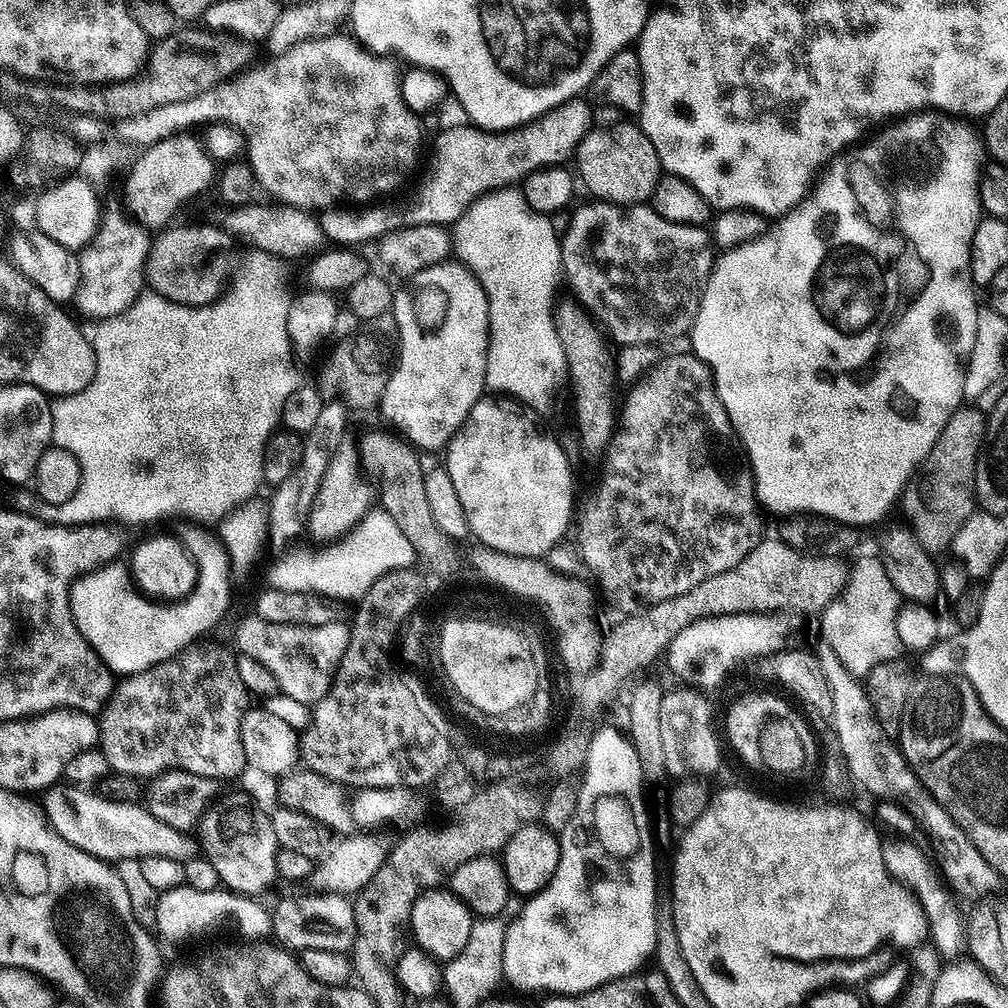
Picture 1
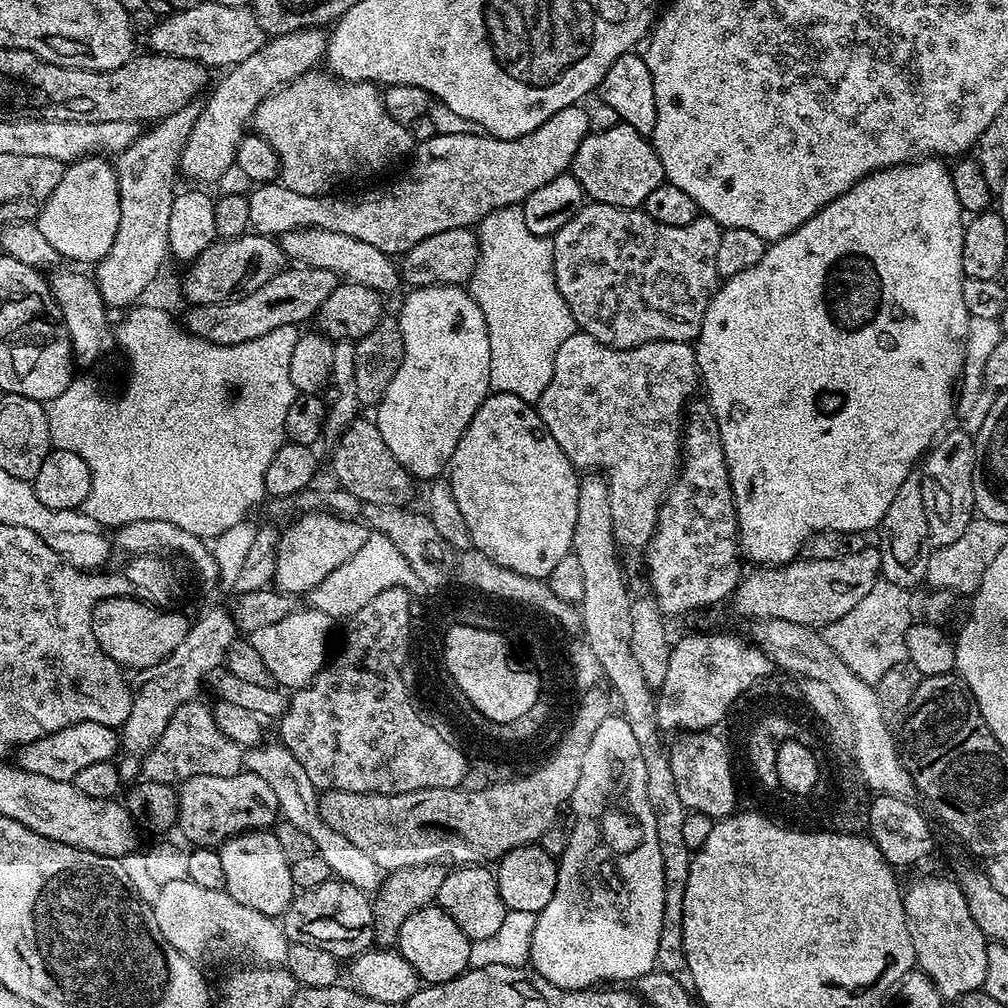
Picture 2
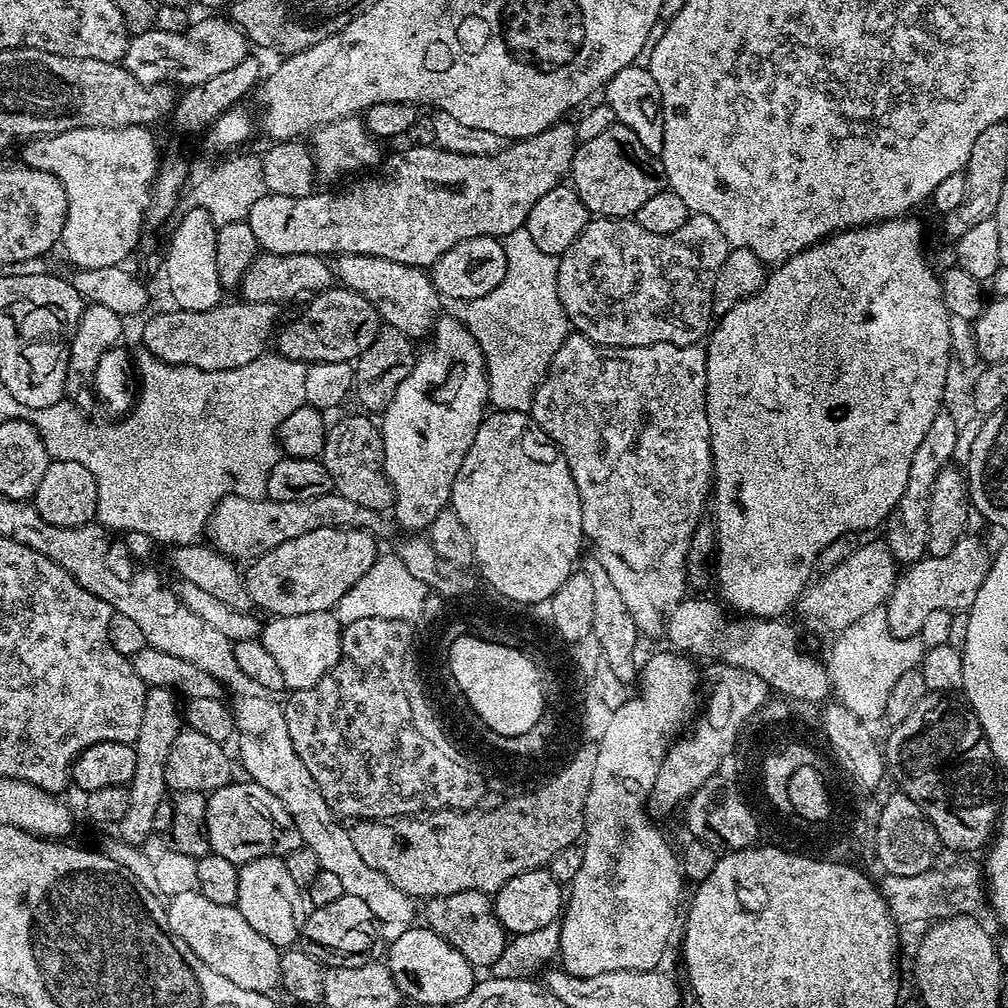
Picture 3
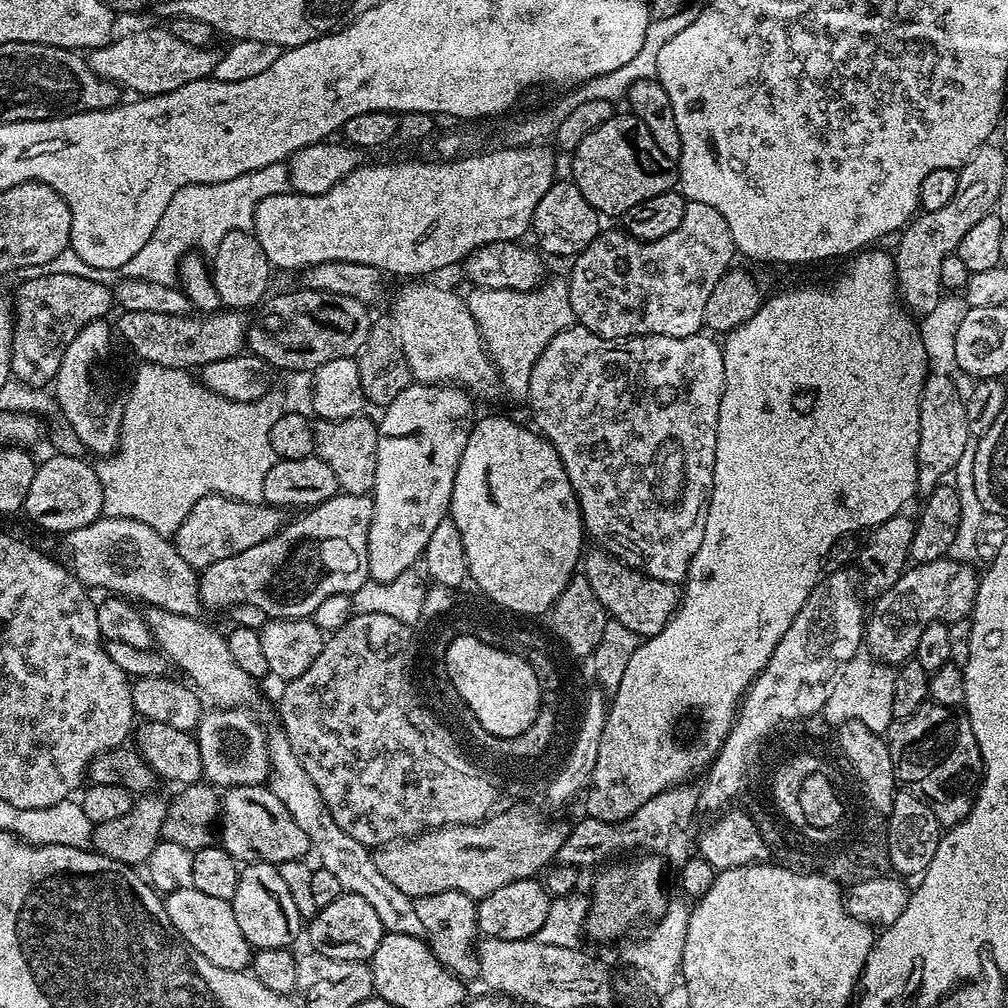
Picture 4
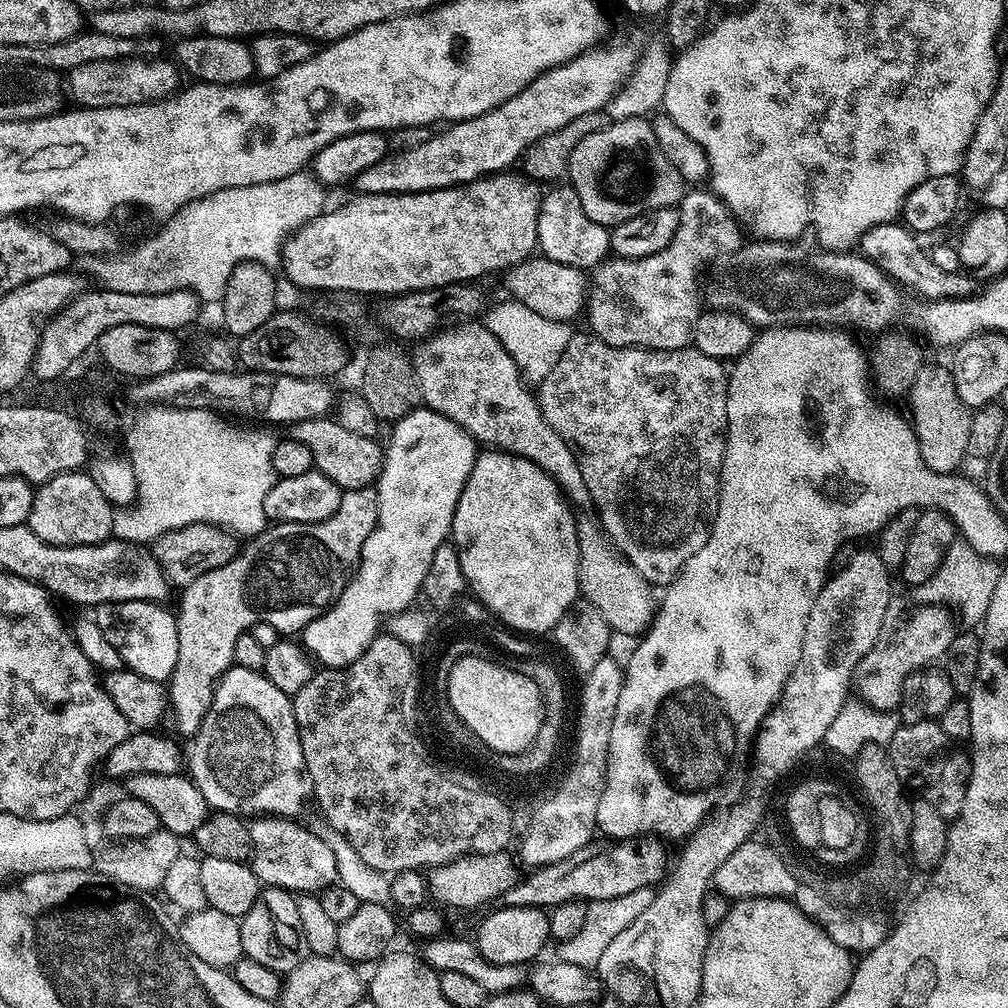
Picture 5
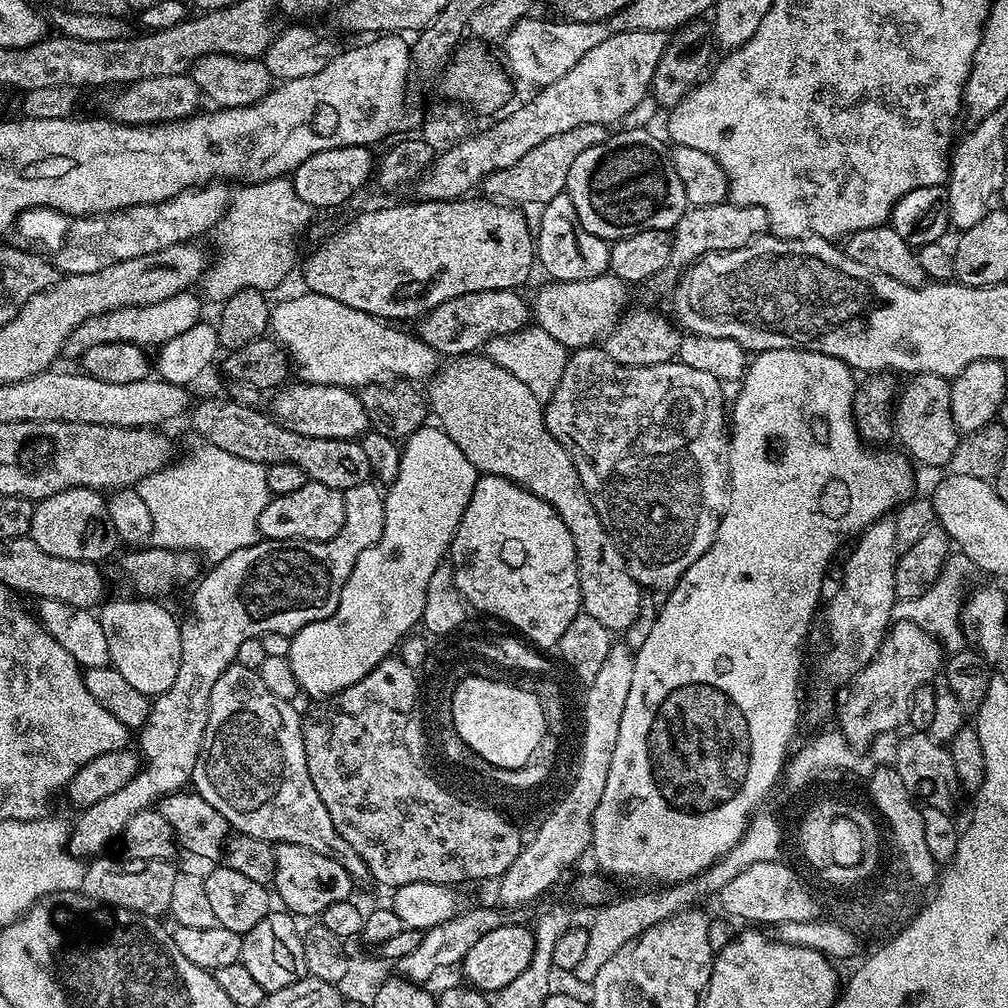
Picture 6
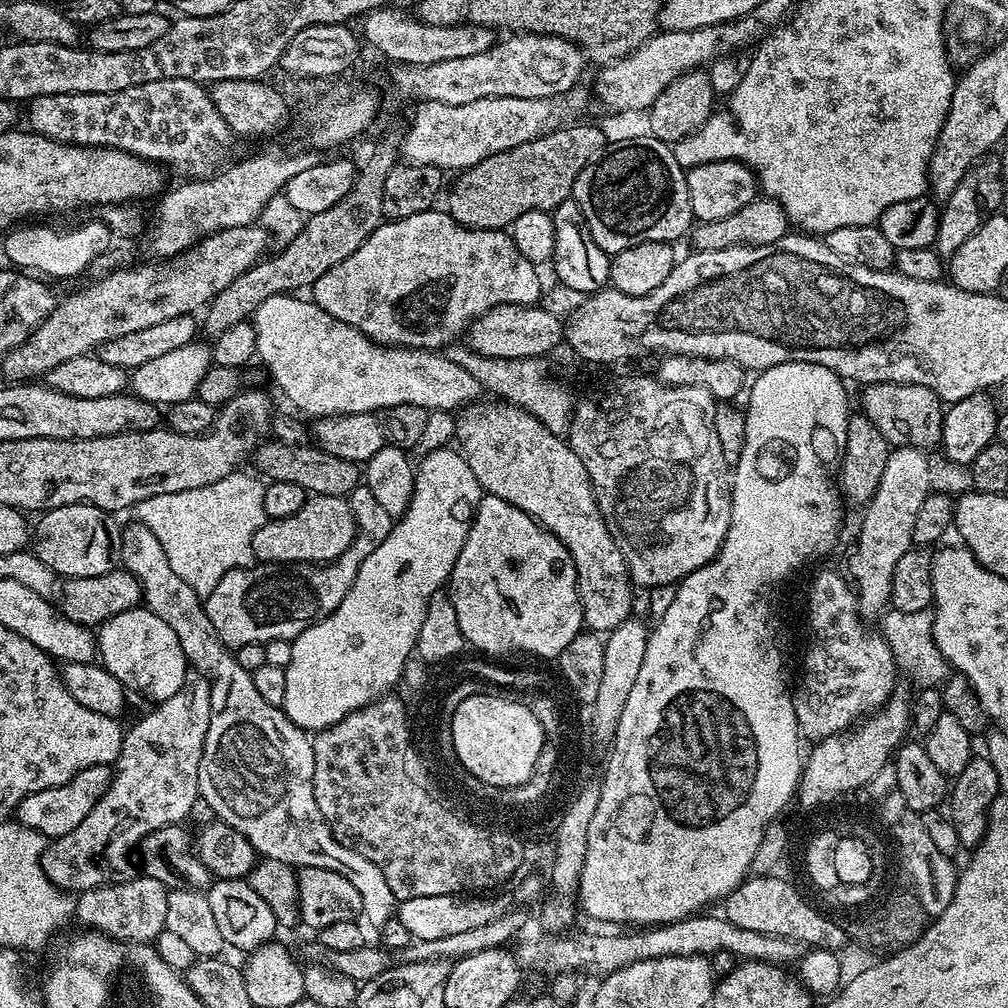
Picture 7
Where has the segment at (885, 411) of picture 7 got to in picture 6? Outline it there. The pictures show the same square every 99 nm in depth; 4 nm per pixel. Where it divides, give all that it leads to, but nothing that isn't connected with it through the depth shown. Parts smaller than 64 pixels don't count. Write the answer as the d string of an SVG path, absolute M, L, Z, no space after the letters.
M917 372L911 377L908 385L899 389L894 405L894 436L905 444L907 455L917 465L929 464L936 468L939 464L951 465L952 456L958 452L962 444L962 433L954 422L954 414L950 406L949 377L938 374Z

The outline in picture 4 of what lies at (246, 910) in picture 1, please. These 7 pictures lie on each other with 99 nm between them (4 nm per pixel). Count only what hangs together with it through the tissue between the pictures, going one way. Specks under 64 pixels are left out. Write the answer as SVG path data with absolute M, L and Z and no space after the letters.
M196 888L178 889L167 893L165 908L168 920L177 932L200 956L212 965L222 966L232 972L245 971L251 963L252 947L238 927L229 901L207 896Z

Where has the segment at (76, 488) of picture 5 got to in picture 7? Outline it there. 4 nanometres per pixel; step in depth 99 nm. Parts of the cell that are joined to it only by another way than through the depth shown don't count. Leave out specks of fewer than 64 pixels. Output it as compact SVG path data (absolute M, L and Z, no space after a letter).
M71 504L49 508L40 518L34 524L34 551L37 558L57 577L74 580L94 578L118 568L122 528L112 521L115 519L109 513L98 506Z

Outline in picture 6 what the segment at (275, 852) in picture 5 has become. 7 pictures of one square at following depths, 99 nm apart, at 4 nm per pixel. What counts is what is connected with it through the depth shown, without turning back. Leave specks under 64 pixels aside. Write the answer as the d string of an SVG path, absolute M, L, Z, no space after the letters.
M277 844L274 849L276 851L274 892L276 896L280 895L281 902L285 904L281 905L293 917L319 917L320 913L326 910L326 906L347 900L353 895L354 877L334 858L326 858L314 850L306 850L306 846L293 844Z

